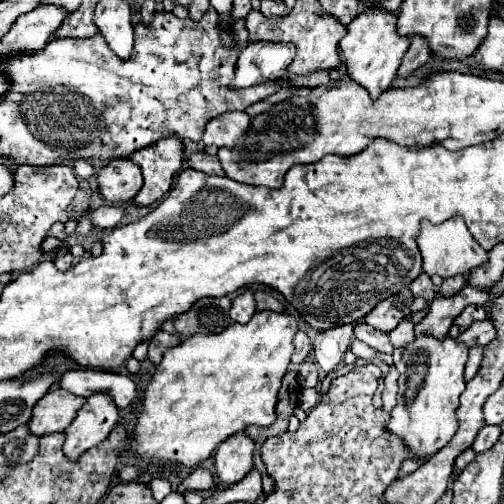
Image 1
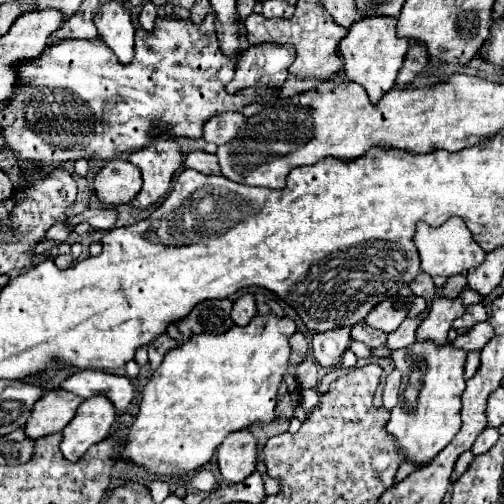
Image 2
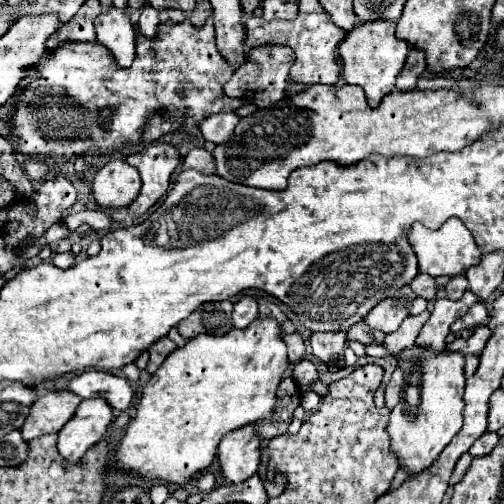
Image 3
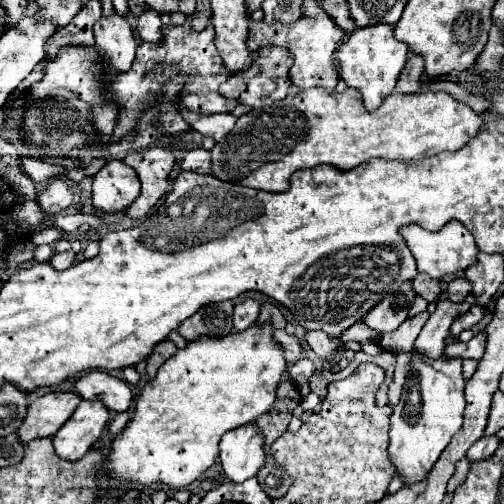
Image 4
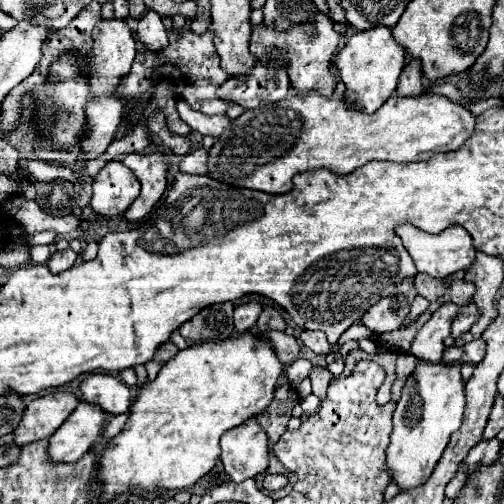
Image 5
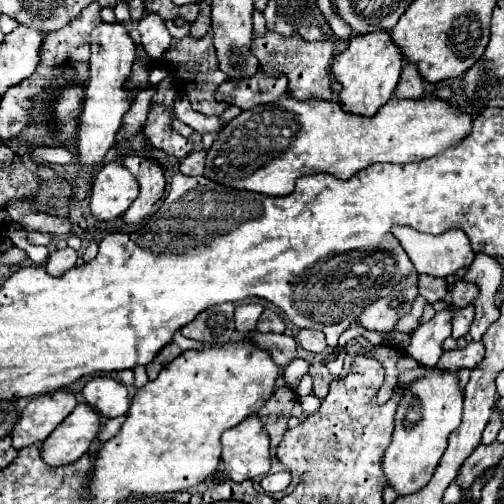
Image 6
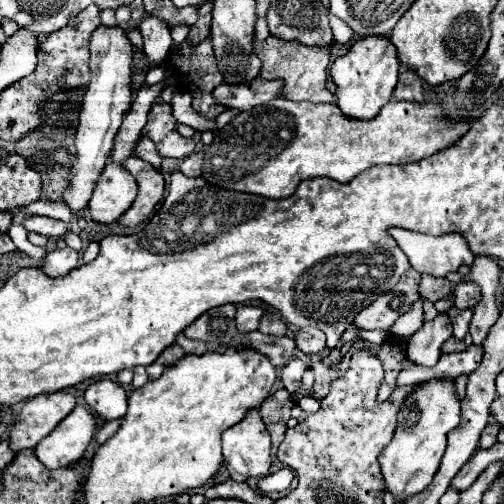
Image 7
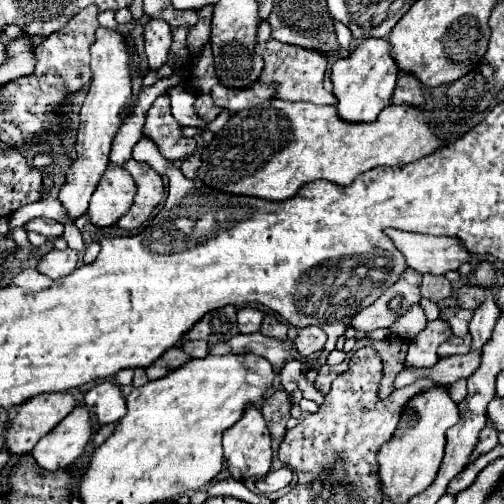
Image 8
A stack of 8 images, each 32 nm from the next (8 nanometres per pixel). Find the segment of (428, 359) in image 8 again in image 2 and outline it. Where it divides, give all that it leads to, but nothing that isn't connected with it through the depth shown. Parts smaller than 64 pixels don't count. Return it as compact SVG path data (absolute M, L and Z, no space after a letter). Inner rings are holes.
M466 288L460 298L436 298L432 302L432 310L430 310L430 316L422 322L422 326L418 328L418 340L420 342L434 342L436 346L442 346L446 344L446 336L448 336L448 330L452 326L452 322L456 318L460 318L466 308L470 304L480 304L484 298L476 292L472 292L470 288Z

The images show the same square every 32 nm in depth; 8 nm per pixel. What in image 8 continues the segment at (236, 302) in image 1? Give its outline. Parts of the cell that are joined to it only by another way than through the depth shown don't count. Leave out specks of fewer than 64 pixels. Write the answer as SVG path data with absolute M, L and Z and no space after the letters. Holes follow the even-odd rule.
M240 308L238 310L238 328L242 334L252 334L260 330L264 312L258 308Z

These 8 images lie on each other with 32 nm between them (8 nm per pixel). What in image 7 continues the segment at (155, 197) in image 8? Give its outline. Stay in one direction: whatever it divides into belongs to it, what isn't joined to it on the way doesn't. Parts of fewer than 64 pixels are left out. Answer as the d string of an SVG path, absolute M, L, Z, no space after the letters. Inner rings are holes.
M130 156L122 164L138 182L138 196L130 210L120 218L122 226L138 226L140 222L148 220L156 204L164 198L164 176L148 162Z

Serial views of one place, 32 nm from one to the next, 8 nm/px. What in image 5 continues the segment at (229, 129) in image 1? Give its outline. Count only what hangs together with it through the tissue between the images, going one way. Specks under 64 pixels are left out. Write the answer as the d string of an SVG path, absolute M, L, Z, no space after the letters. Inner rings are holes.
M178 100L176 102L176 110L178 110L178 116L196 132L200 134L210 134L210 136L220 136L228 126L230 126L230 118L226 116L206 116L202 112L196 112L192 110L184 100Z

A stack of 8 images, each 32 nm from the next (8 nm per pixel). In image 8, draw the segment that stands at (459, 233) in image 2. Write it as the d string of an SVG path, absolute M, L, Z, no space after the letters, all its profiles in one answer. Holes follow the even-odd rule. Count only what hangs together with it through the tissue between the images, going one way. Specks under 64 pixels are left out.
M386 228L386 234L404 254L408 268L420 274L440 276L448 270L458 270L464 262L470 262L470 252L456 238L438 238L428 234L402 232L394 228Z

